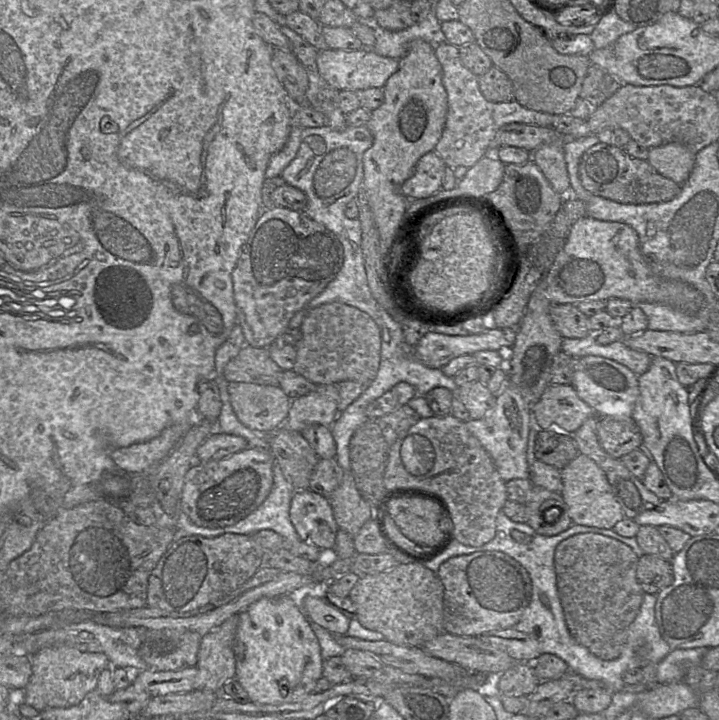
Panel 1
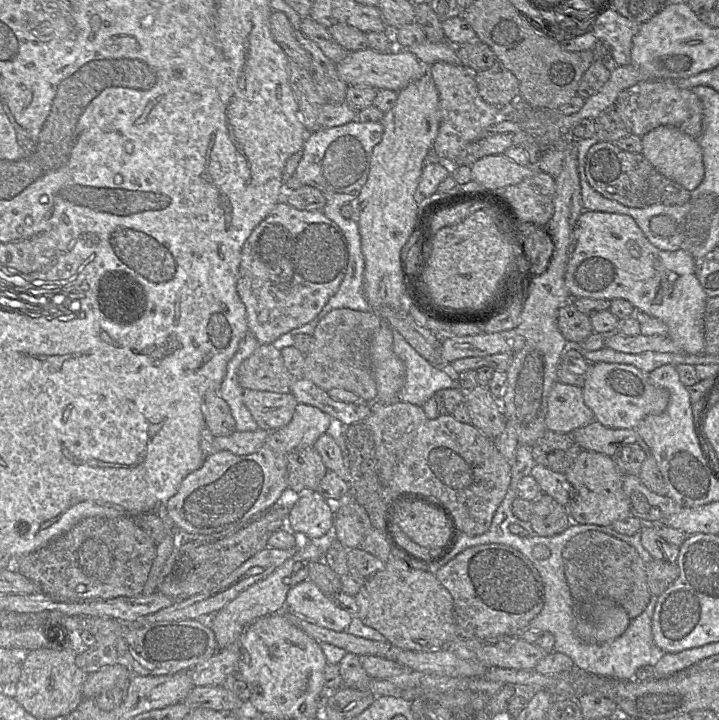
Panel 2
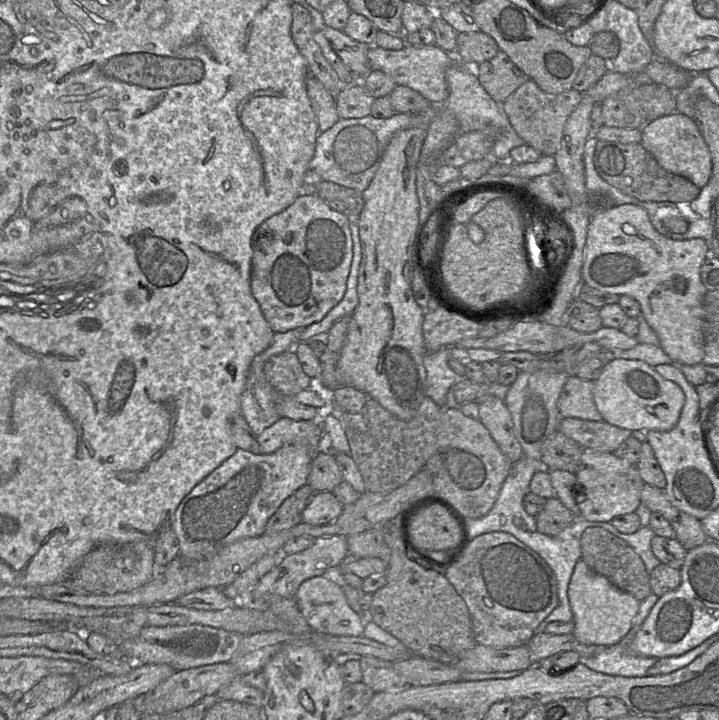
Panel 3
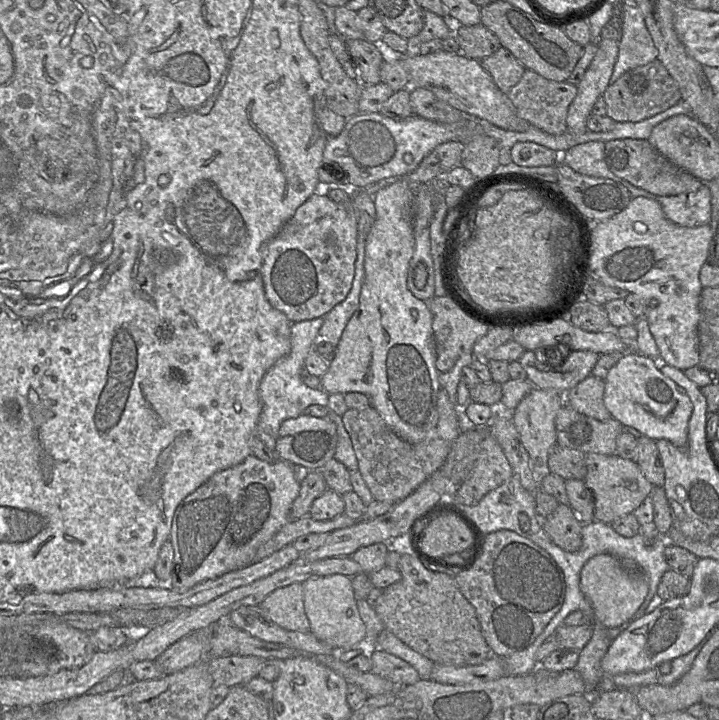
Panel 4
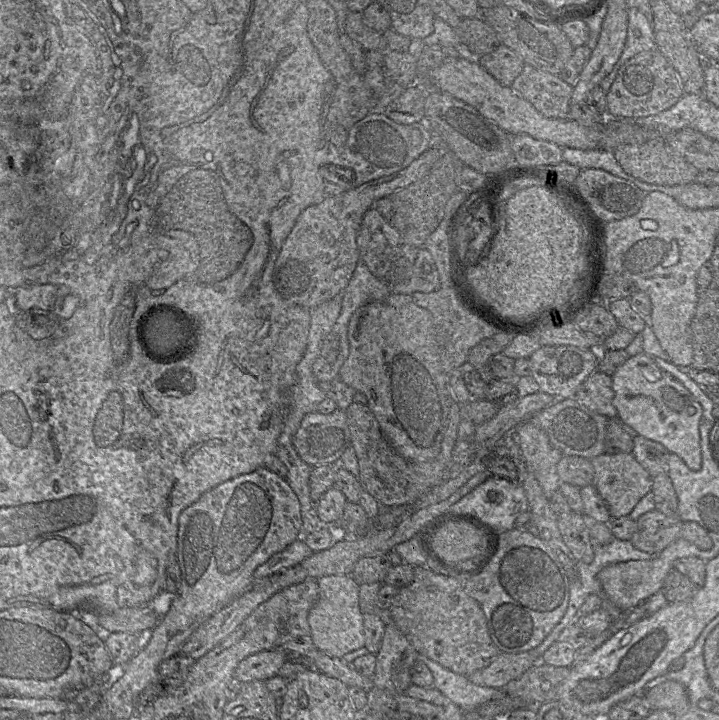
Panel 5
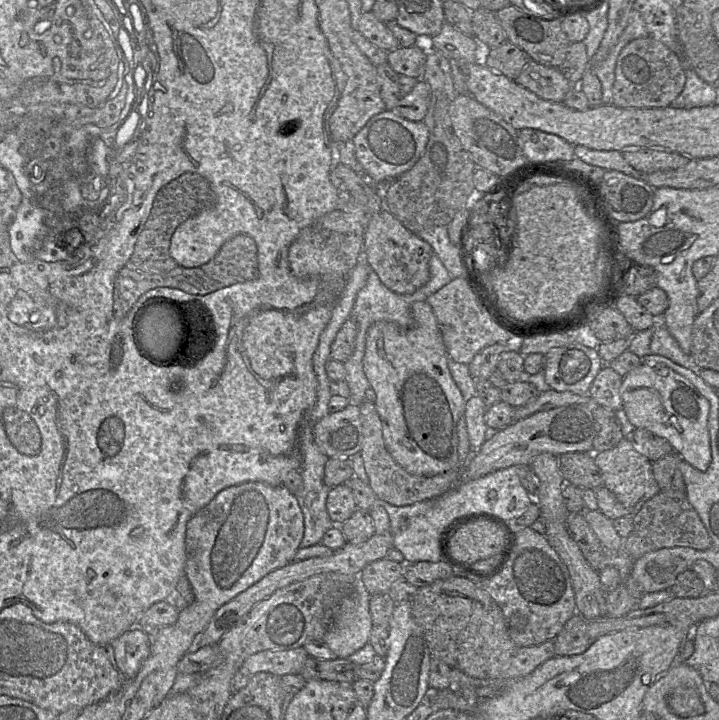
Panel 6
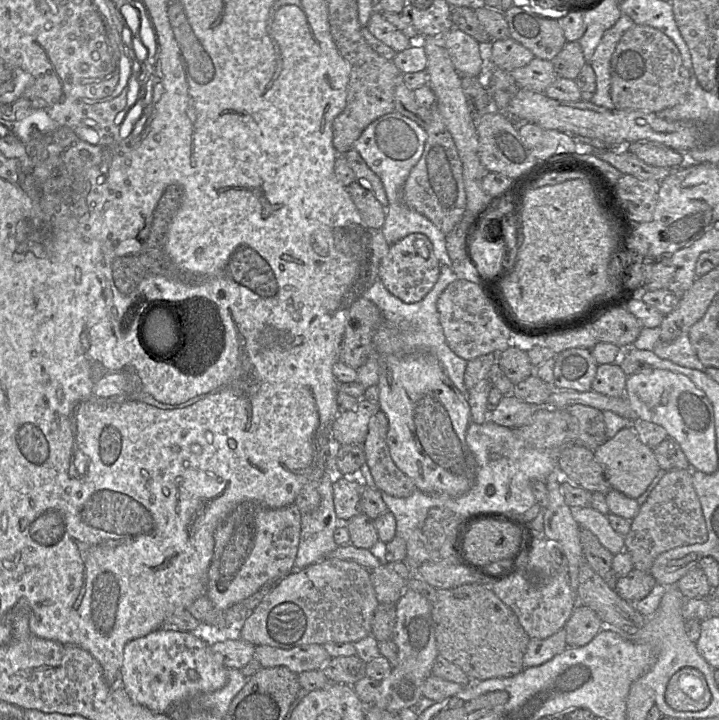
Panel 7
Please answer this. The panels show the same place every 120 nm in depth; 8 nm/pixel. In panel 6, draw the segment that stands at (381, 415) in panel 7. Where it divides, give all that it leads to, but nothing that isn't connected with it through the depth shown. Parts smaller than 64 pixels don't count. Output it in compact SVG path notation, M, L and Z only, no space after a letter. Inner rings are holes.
M364 401L359 405L359 409L363 435L359 454L364 462L365 471L368 476L368 485L379 500L383 500L394 506L411 505L441 496L459 482L461 471L465 468L472 456L472 448L468 438L464 414L461 414L457 423L457 467L433 476L421 476L408 473L393 459L386 449L382 435L381 420L374 403Z

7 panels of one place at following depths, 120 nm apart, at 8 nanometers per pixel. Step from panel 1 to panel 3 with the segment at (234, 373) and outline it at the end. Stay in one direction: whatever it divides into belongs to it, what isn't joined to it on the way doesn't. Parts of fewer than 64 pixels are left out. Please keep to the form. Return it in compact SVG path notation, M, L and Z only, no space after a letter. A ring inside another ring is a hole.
M293 351L270 357L263 367L267 382L279 393L294 396L312 386L312 379L303 371Z

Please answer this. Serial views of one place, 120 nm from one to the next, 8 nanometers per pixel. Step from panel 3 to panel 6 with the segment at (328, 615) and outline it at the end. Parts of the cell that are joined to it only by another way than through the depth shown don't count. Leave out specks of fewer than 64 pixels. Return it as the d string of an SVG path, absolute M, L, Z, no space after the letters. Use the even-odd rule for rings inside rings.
M358 577L352 591L339 604L332 625L322 639L337 658L346 659L369 642L373 627L370 596Z

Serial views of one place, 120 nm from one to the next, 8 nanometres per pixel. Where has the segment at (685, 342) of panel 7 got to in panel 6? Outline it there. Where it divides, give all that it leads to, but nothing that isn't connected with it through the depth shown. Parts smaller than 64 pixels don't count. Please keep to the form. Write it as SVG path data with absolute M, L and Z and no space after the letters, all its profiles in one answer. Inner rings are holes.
M658 320L653 328L650 349L652 354L666 357L674 363L699 374L701 367L694 362L690 354L685 354L681 350L677 341L670 334L666 326Z

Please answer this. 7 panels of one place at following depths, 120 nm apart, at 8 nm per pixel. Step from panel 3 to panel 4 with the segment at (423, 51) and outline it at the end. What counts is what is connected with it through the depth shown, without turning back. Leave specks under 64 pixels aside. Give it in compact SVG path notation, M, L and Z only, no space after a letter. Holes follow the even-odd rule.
M444 50L425 55L406 54L400 56L400 59L409 74L409 88L426 88L454 108L485 119L505 130L522 132L530 127L529 122L518 116L507 94L497 87L480 61L468 58L461 52L448 53Z

